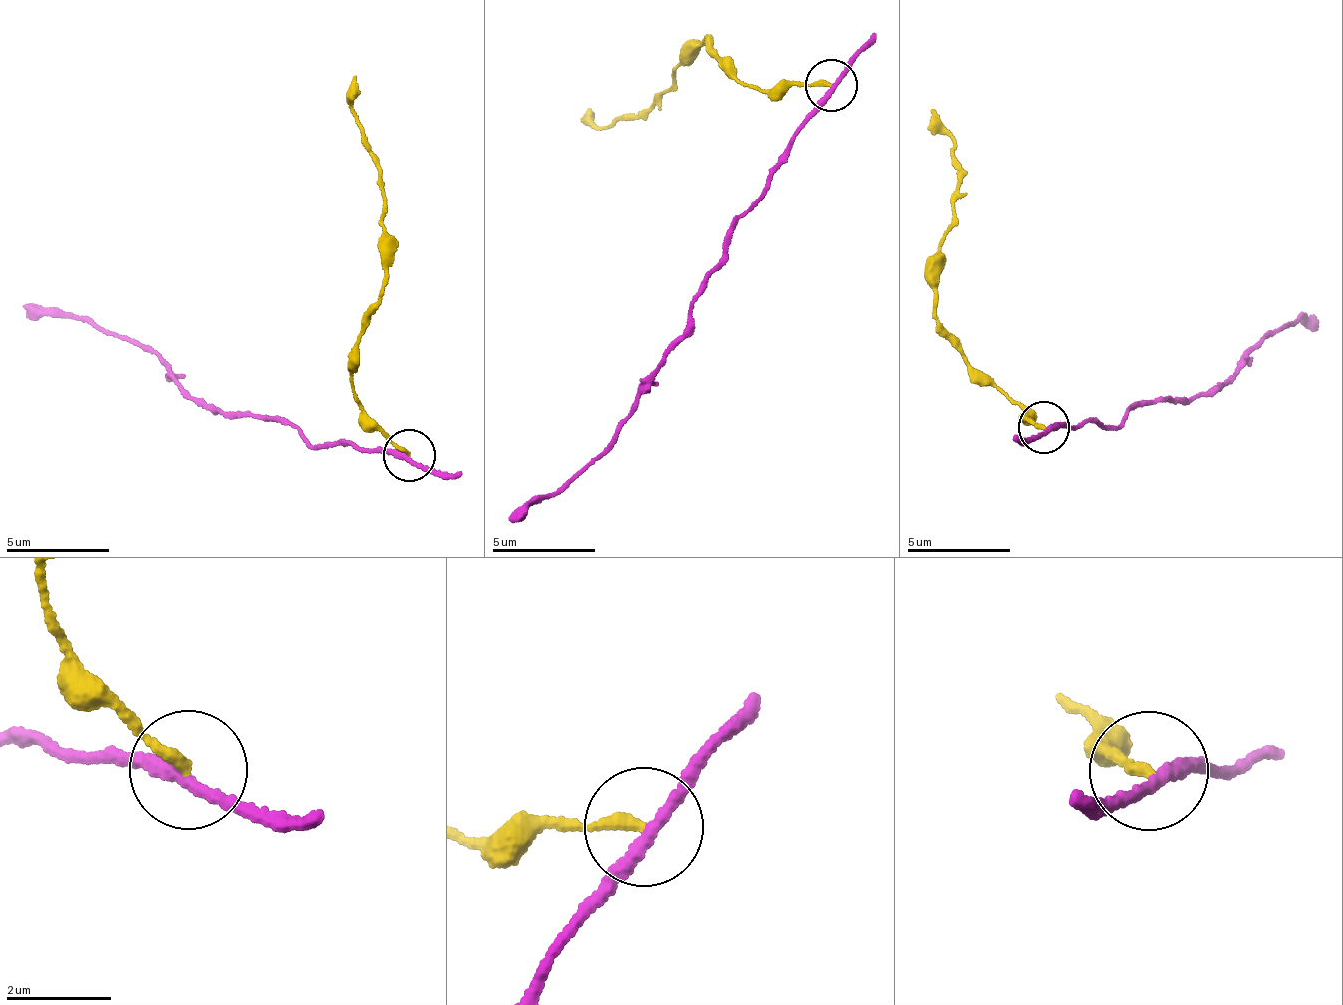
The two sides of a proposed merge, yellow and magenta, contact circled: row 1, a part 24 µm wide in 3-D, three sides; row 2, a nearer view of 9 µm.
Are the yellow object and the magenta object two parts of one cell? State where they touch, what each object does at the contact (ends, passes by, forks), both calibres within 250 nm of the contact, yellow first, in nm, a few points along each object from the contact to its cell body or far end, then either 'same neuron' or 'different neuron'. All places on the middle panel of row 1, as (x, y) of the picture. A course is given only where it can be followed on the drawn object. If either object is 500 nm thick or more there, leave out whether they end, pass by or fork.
place (831, 85); yellow ends; magenta passes by; calibres 240 and 240 nm; course yellow (832, 83), (761, 89), (738, 79), (711, 38), (676, 63), (674, 88), (663, 97), (605, 128), (582, 117); course magenta (832, 83), (832, 98), (796, 133), (768, 189), (736, 220), (692, 313), (621, 432), (559, 487), (510, 518); different neuron

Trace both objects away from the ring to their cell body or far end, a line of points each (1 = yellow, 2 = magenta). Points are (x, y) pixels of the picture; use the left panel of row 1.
1: (411, 456), (360, 404), (353, 377), (369, 308), (383, 297), (385, 208), (385, 184), (357, 112), (357, 74)
2: (411, 456), (404, 461), (316, 445), (286, 422), (217, 414), (146, 350), (82, 317), (52, 318), (24, 307)

